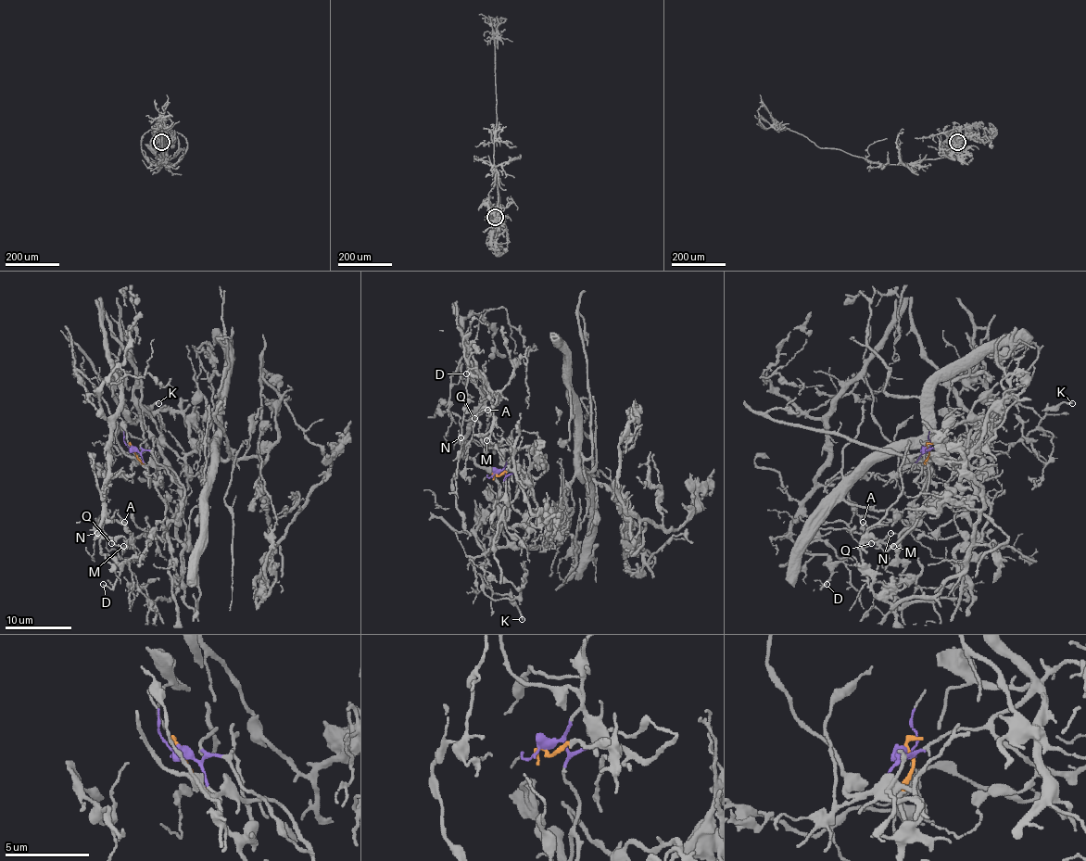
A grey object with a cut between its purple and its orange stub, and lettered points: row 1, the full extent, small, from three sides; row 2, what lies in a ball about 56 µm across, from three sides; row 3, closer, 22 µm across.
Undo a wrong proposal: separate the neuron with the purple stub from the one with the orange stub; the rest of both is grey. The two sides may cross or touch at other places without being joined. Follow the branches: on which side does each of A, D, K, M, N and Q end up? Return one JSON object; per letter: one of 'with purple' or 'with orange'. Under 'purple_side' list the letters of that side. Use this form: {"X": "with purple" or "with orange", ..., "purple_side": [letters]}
{"A": "with purple", "D": "with purple", "K": "with purple", "M": "with purple", "N": "with purple", "Q": "with purple", "purple_side": ["A", "D", "K", "M", "N", "Q"]}

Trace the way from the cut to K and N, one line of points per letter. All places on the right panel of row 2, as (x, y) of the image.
K: (927, 447), (925, 451), (945, 440), (961, 440), (981, 457), (996, 457), (1038, 425), (1046, 407), (1073, 403)
N: (927, 447), (975, 417), (906, 307), (839, 395), (816, 478), (858, 514), (908, 526), (890, 533)

